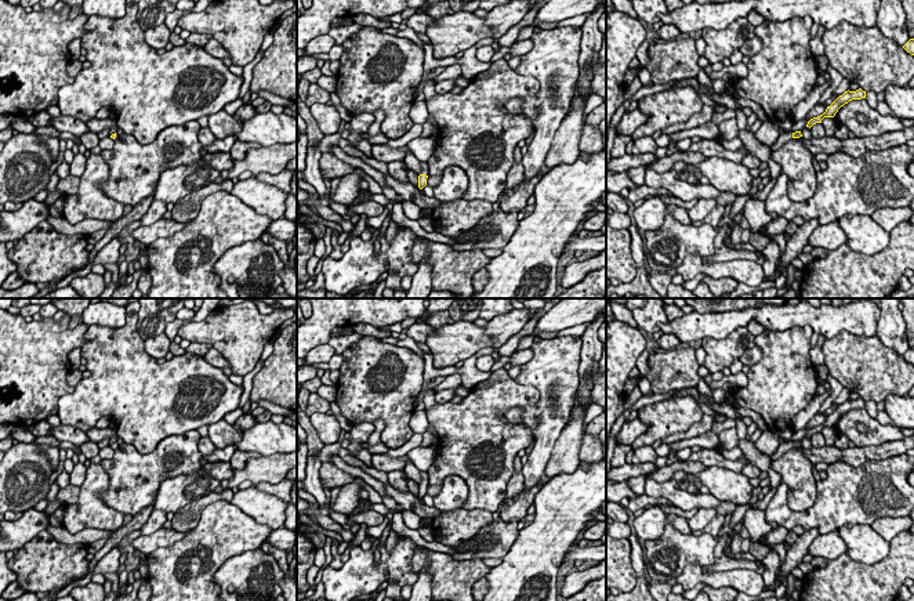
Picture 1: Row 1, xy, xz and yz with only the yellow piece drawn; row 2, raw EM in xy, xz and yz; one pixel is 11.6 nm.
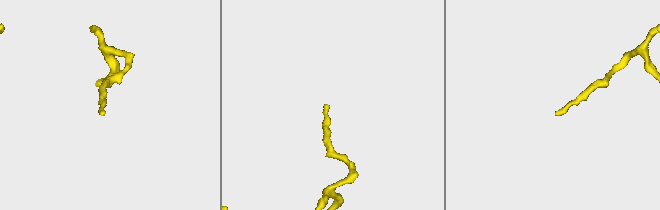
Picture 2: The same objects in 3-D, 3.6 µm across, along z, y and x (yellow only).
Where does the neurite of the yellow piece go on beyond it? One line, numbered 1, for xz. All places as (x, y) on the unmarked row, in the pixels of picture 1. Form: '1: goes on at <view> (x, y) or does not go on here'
1: goes on at xz (424, 475)

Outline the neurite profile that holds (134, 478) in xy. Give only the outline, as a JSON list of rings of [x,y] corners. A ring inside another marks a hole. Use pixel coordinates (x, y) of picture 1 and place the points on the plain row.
[[[197,430],[171,435],[146,455],[123,442],[115,449],[112,459],[99,463],[109,477],[109,486],[102,499],[124,515],[137,515],[155,502],[159,486],[166,478],[202,468],[200,438]]]

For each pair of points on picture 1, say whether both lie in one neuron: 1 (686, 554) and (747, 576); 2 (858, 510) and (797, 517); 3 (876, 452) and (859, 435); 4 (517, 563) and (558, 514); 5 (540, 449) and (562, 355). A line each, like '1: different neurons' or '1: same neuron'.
1: different neurons
2: same neuron
3: different neurons
4: same neuron
5: same neuron

